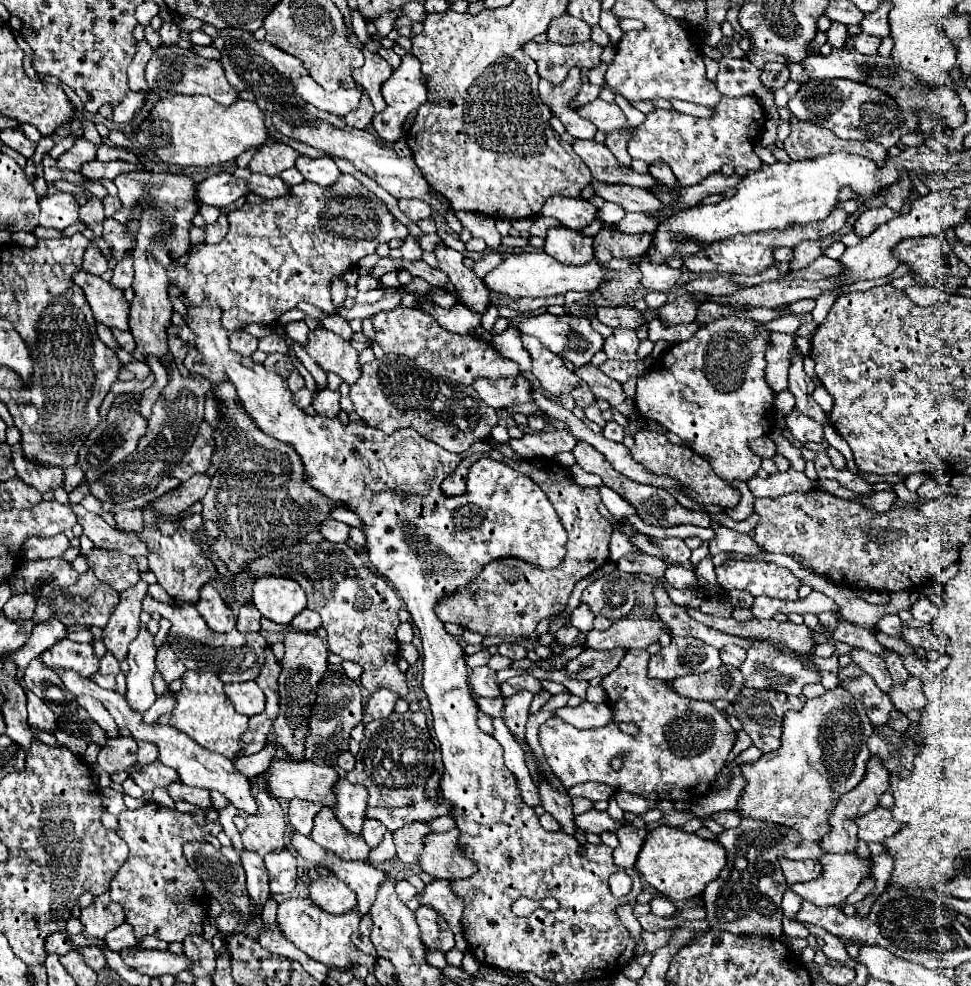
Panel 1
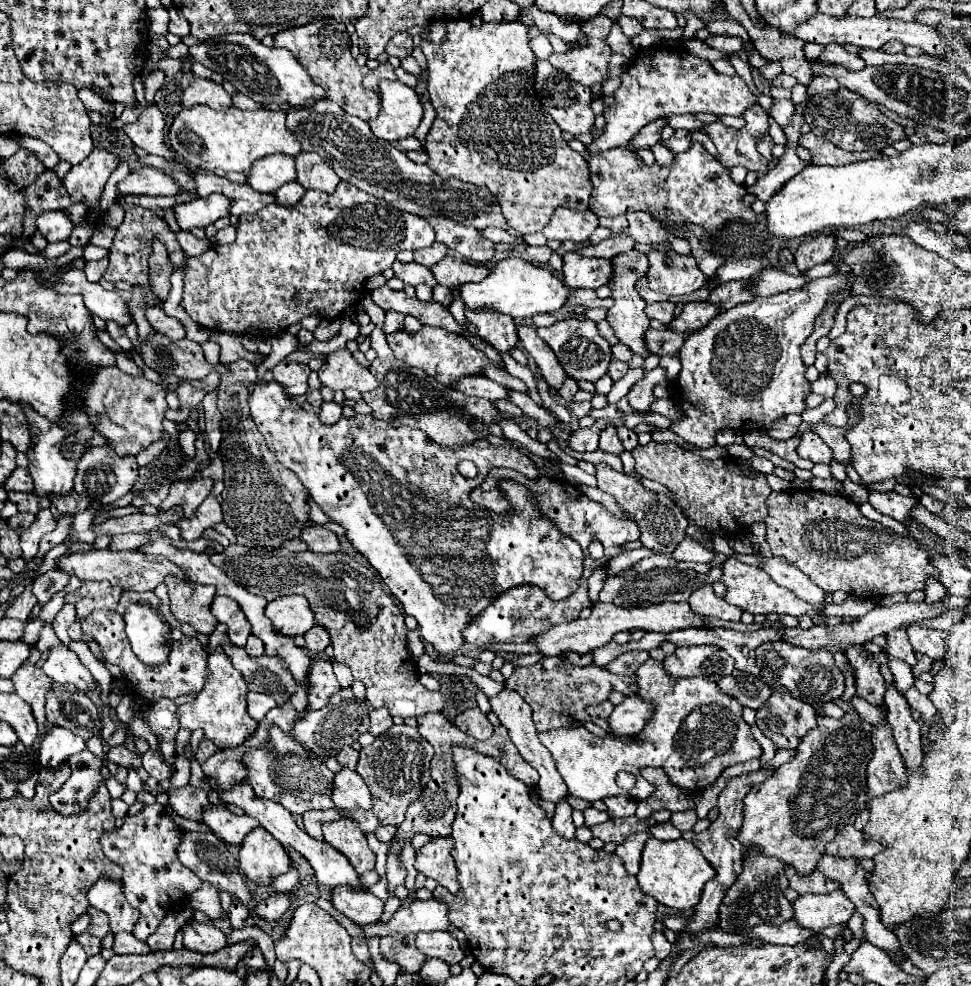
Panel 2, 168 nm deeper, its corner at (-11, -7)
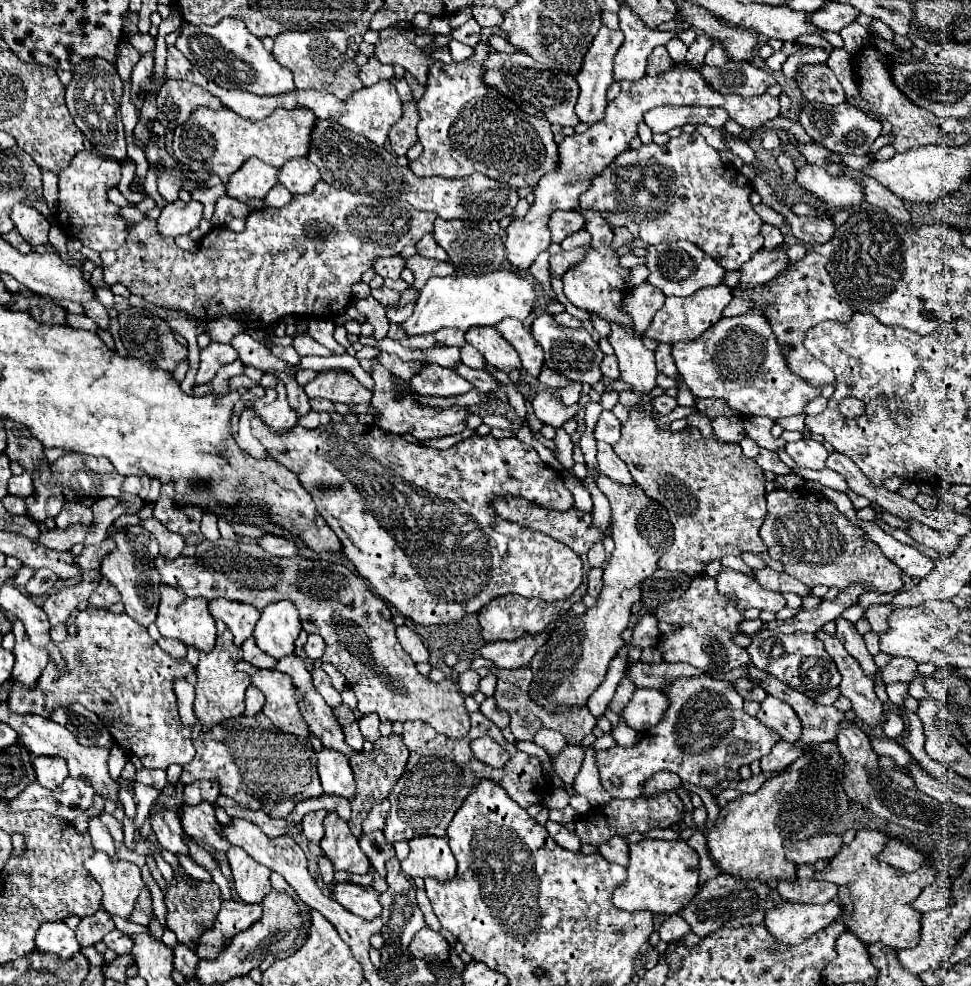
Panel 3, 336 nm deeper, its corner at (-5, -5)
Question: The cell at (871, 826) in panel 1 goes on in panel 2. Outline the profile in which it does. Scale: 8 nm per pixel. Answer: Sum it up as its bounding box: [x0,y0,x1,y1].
[826,824,882,860]

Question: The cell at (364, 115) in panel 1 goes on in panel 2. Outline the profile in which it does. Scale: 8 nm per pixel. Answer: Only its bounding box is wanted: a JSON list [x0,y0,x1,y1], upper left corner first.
[274,20,380,122]

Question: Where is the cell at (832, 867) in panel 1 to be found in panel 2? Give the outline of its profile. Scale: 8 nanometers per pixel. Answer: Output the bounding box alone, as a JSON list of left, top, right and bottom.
[792,890,854,934]

